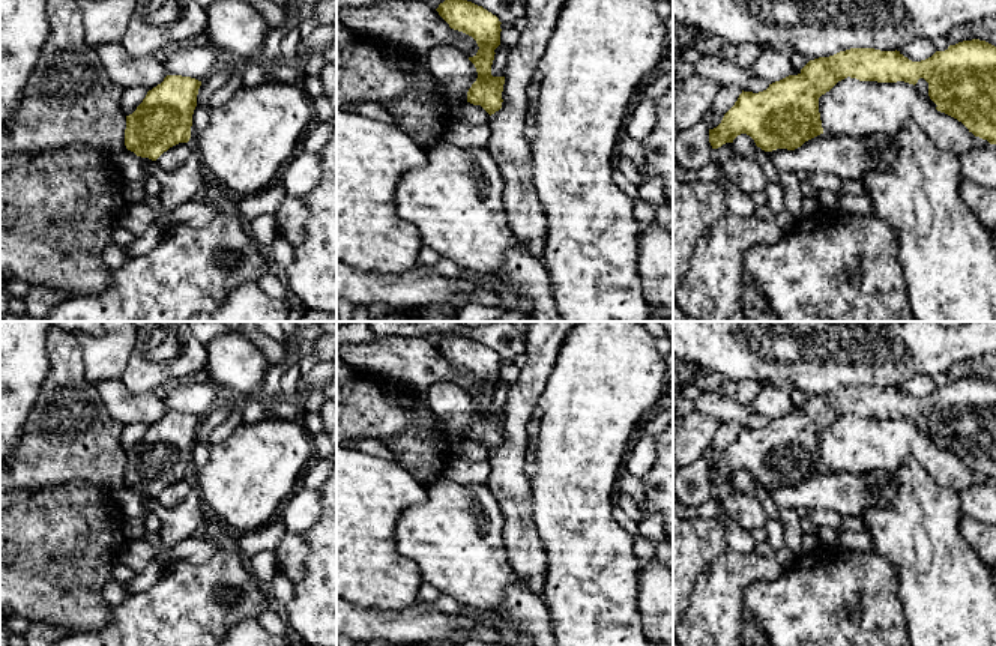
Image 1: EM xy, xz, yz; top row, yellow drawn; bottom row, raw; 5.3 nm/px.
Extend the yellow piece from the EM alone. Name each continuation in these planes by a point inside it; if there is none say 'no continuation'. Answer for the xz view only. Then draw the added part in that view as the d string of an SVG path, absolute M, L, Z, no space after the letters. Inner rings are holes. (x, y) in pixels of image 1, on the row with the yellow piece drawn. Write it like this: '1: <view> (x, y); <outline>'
no continuation

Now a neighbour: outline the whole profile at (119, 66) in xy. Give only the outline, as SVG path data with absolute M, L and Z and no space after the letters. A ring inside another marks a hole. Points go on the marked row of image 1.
M120 42L93 47L104 75L123 90L144 87L152 90L167 77L164 66L153 56L134 57Z

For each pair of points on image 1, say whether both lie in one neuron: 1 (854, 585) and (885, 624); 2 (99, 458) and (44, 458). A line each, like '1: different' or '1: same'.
1: same
2: same

